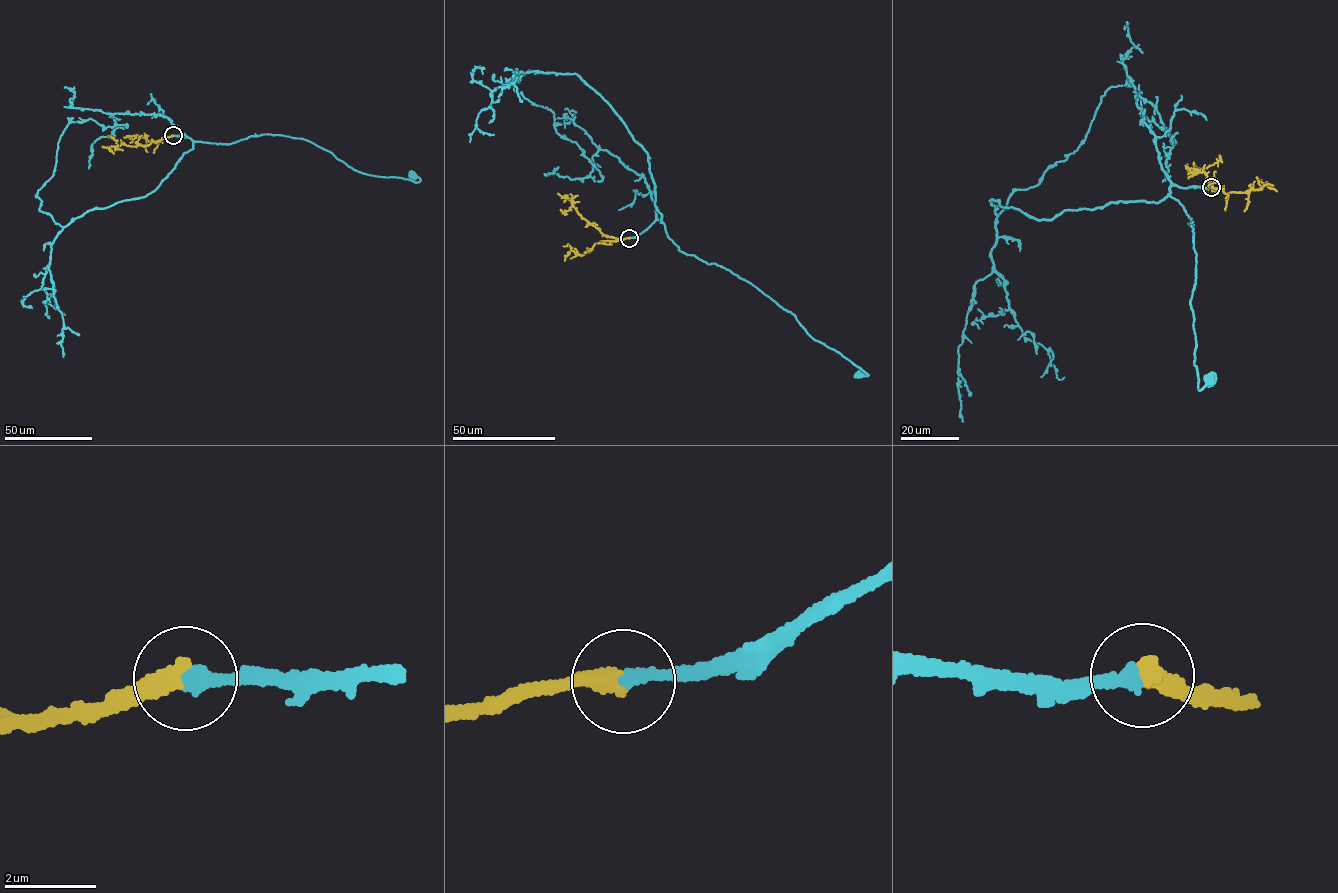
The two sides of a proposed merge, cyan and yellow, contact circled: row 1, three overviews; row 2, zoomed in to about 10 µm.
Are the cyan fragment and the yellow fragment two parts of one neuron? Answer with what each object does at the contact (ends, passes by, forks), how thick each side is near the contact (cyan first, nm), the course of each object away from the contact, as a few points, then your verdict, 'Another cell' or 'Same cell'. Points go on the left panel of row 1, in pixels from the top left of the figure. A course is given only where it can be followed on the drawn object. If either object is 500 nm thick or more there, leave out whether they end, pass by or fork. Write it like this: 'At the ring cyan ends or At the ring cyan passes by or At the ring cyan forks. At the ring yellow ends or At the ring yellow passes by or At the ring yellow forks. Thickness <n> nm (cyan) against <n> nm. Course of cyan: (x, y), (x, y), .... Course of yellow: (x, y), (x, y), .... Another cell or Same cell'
At the ring cyan ends. At the ring yellow ends. Thickness 280 nm (cyan) against 440 nm. Course of cyan: (173, 136), (218, 144), (262, 134), (289, 136), (311, 141), (363, 173), (420, 180), (412, 174). Course of yellow: (173, 136), (149, 144), (130, 146), (119, 145), (112, 137), (107, 135). Same cell

